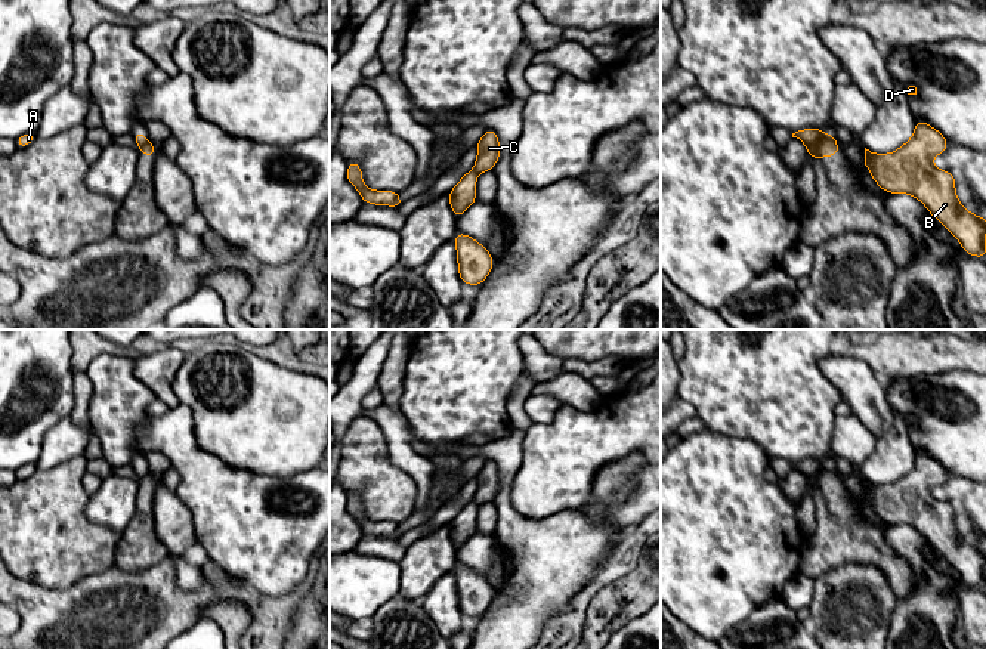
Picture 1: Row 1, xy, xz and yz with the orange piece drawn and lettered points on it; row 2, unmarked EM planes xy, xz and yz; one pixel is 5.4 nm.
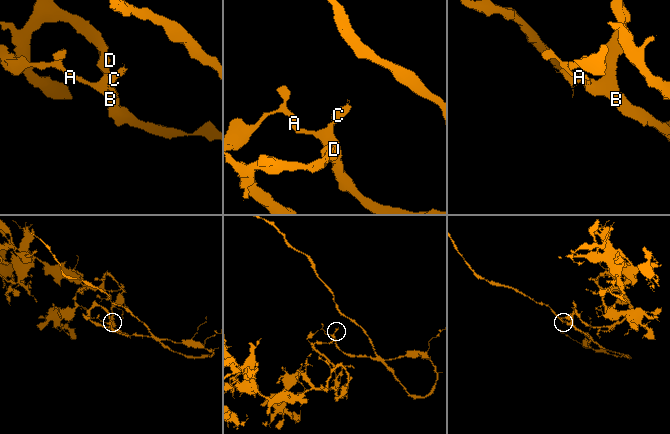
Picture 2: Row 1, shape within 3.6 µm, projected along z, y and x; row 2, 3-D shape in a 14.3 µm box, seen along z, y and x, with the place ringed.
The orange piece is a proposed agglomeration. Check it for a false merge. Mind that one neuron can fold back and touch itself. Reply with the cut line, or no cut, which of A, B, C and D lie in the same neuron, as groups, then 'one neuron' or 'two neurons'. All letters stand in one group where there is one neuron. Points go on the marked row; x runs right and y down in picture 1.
cut xy (148, 141), (138, 148); groups A B D / C; two neurons

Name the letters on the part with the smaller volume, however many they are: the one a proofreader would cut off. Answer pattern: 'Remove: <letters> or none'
Remove: C

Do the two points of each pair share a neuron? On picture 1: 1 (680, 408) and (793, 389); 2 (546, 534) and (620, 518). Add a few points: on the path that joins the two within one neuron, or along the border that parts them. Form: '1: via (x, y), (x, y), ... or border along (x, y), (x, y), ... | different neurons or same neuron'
1: border along (677, 393), (695, 408), (698, 416) | different neurons
2: border along (571, 509), (611, 522), (620, 537) | different neurons

